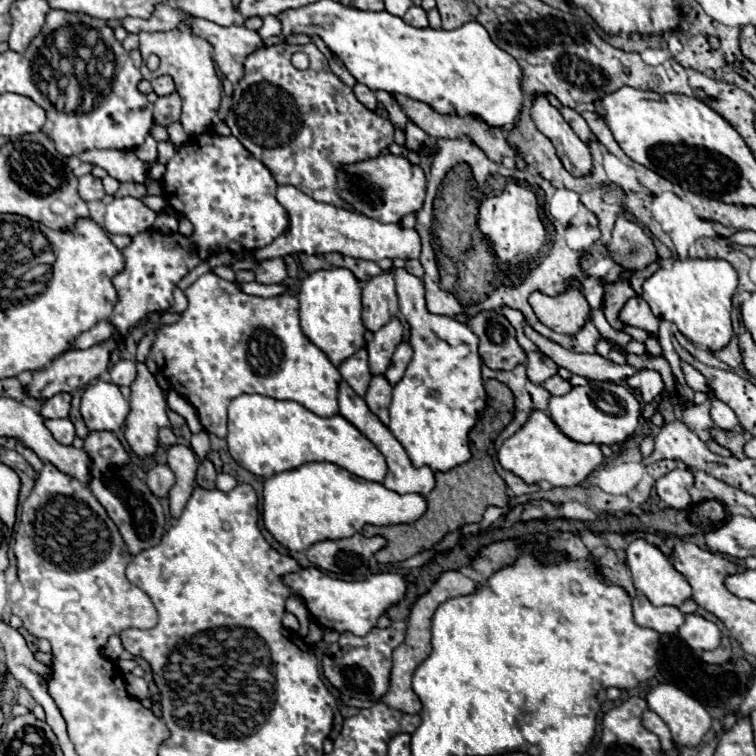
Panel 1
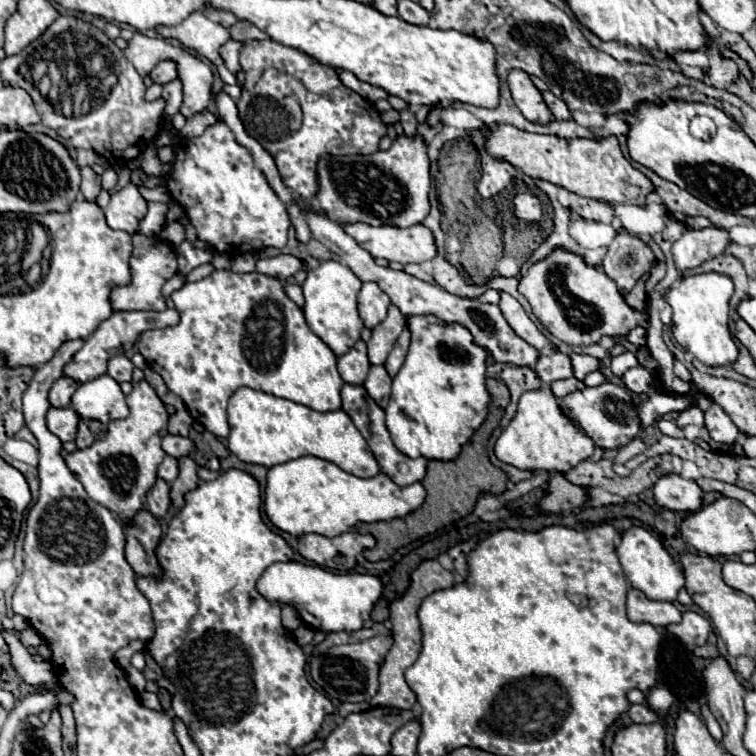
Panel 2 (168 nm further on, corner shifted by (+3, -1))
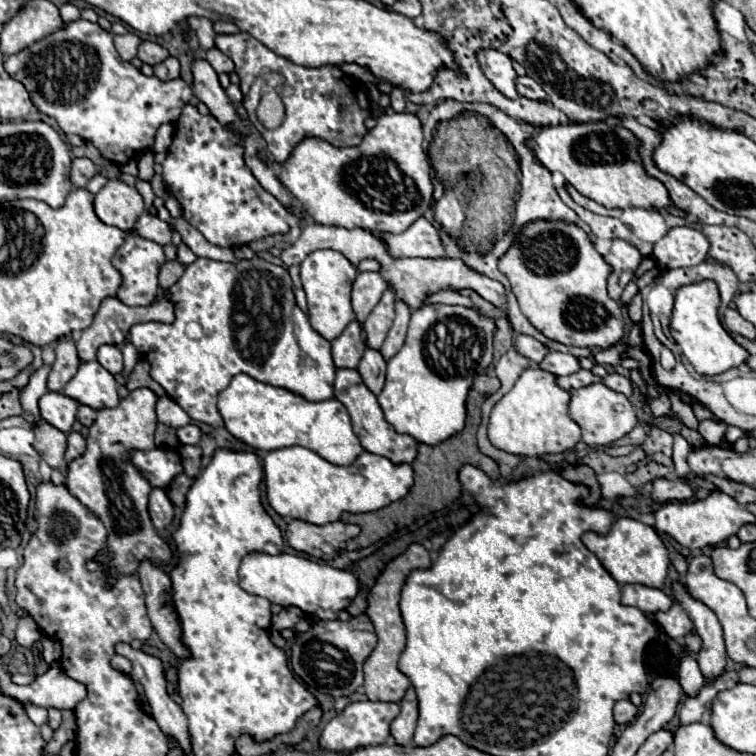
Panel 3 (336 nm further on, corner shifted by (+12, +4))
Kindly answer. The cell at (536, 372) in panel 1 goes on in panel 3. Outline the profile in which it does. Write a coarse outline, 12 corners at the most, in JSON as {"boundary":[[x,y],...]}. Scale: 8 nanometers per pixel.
{"boundary":[[550,351],[540,367],[556,377],[582,369],[574,355]]}

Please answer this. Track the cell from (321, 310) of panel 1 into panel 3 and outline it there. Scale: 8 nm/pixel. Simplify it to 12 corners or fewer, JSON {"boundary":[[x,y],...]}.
{"boundary":[[318,249],[300,263],[312,327],[328,341],[352,319],[356,267]]}

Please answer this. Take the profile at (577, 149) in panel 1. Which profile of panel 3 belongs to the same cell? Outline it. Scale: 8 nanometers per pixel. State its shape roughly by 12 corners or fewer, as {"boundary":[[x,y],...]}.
{"boundary":[[480,49],[476,61],[492,85],[516,99],[512,59]]}

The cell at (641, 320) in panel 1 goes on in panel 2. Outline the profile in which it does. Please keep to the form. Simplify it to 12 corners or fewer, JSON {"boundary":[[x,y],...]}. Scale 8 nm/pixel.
{"boundary":[[553,250],[521,278],[537,320],[571,346],[649,316],[581,256]]}

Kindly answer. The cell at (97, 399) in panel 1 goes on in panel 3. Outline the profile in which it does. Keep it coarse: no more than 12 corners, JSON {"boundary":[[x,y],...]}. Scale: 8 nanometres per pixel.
{"boundary":[[86,361],[62,393],[92,409],[120,401],[112,373]]}

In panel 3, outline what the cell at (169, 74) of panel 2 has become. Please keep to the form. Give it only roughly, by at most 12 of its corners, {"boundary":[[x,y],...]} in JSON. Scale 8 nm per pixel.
{"boundary":[[142,41],[138,59],[148,65],[164,61],[168,51],[154,41]]}

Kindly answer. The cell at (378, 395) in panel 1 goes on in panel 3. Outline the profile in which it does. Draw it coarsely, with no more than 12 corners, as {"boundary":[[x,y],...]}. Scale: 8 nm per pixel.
{"boundary":[[368,347],[358,363],[366,387],[380,395],[386,361]]}

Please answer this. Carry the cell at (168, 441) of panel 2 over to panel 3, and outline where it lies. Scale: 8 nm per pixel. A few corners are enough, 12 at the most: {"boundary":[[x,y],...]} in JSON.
{"boundary":[[184,425],[178,433],[180,443],[196,445],[202,437],[200,427]]}

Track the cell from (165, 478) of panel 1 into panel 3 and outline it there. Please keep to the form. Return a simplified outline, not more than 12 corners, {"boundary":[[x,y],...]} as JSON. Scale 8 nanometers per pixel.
{"boundary":[[164,489],[150,493],[148,511],[158,531],[170,527],[174,507]]}

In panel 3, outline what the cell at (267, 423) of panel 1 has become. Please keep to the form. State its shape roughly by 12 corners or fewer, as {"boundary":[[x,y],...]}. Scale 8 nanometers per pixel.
{"boundary":[[236,375],[218,411],[260,451],[300,445],[334,465],[364,451],[338,399]]}

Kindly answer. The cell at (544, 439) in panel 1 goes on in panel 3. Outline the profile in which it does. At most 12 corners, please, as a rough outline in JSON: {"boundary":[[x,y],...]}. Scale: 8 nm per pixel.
{"boundary":[[526,367],[494,405],[488,439],[514,455],[580,441],[570,393]]}

